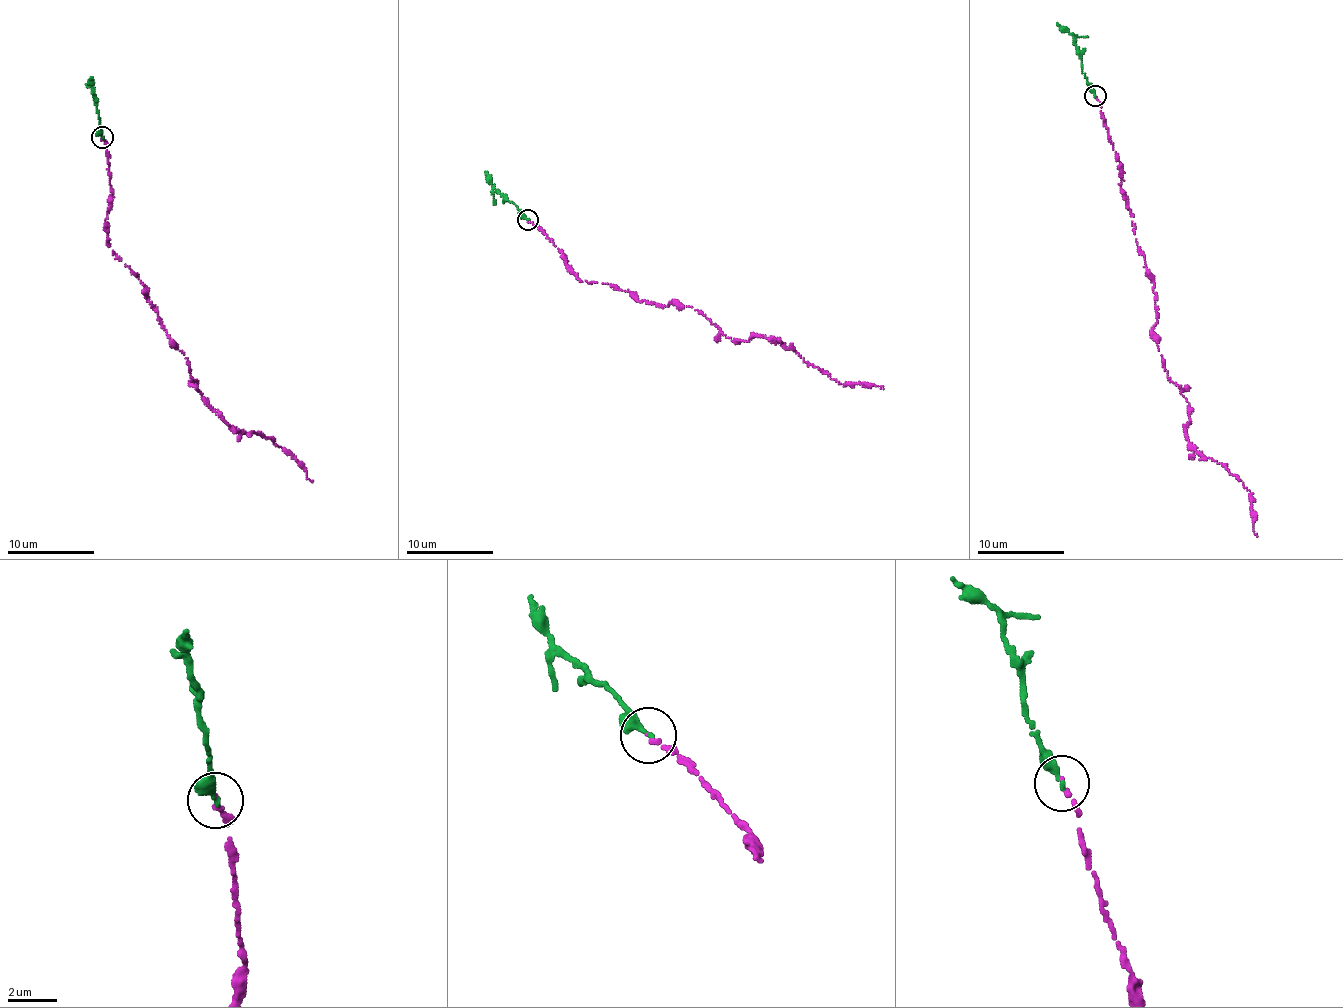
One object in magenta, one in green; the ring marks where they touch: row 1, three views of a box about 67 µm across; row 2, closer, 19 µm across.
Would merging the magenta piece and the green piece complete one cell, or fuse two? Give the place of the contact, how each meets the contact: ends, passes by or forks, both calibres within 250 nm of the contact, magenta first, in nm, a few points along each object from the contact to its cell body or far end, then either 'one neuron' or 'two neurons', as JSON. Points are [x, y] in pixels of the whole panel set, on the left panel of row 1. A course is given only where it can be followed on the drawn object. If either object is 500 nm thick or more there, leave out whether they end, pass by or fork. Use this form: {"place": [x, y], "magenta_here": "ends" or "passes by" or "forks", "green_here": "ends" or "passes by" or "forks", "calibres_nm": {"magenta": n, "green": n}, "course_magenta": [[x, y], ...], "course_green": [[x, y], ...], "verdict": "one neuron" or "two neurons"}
{"place": [102, 137], "magenta_here": "ends", "green_here": "ends", "calibres_nm": {"magenta": 190, "green": 280}, "course_magenta": [[101, 136], [112, 193], [108, 244], [140, 280], [201, 399], [235, 428], [280, 446], [312, 482]], "course_green": [[101, 136], [90, 77]], "verdict": "one neuron"}

